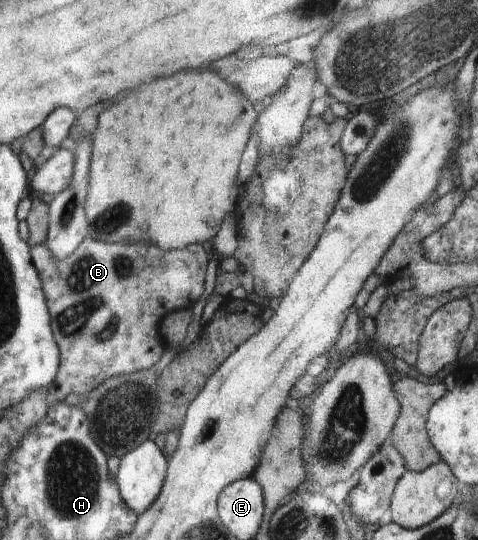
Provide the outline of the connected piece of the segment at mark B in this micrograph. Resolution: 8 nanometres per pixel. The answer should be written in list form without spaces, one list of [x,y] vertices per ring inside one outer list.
[[[86,237],[62,263],[44,242],[31,248],[32,261],[44,287],[53,336],[60,350],[60,367],[57,378],[48,389],[49,401],[63,401],[70,393],[84,398],[111,377],[152,368],[166,350],[158,333],[160,319],[182,305],[192,306],[192,297],[200,297],[204,293],[208,257],[202,244],[187,245],[176,251],[160,251],[152,243],[110,245]]]

